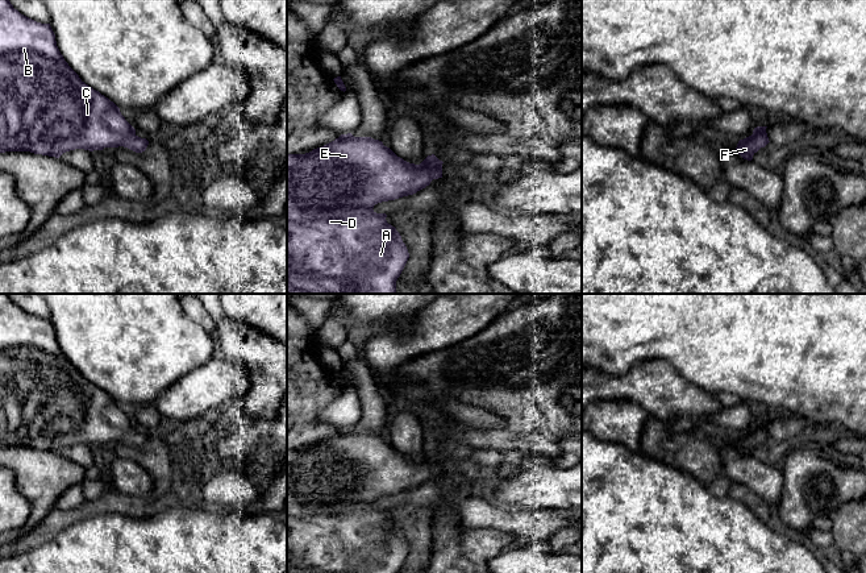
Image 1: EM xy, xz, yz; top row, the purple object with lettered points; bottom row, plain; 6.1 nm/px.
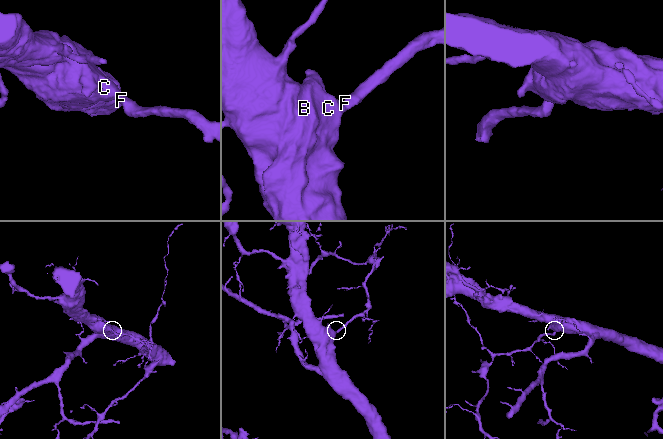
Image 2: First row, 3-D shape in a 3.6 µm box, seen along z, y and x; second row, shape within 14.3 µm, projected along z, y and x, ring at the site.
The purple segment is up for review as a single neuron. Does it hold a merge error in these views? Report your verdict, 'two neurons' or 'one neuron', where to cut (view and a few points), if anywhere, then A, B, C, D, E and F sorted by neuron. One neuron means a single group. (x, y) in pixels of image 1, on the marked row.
one neuron; cut none; groups A B C D E F

